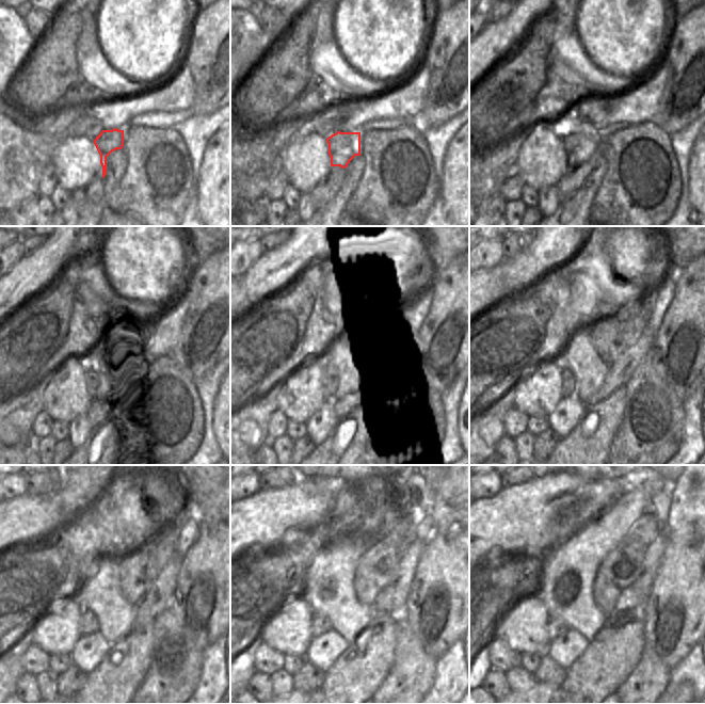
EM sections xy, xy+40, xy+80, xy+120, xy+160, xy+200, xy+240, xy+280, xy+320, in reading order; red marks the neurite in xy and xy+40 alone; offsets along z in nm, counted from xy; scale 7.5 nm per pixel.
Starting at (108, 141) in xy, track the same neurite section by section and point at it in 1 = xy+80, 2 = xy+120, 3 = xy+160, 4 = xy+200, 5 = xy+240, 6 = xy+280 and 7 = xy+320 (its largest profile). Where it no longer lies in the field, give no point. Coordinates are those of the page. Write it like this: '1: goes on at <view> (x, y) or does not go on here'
1: goes on at xy+80 (579, 148)
2: goes on at xy+120 (97, 387)
3: goes on at xy+160 (329, 373)
4: goes on at xy+200 (567, 378)
5: goes on at xy+240 (87, 622)
6: goes on at xy+280 (320, 624)
7: goes on at xy+320 (557, 626)

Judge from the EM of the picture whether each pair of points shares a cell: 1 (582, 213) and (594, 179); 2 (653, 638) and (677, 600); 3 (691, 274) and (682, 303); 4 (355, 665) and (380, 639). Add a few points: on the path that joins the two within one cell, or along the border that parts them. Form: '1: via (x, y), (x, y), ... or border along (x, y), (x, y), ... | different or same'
1: via (582, 205), (582, 198), (589, 188) | same
2: via (662, 628), (676, 614), (677, 609) | same
3: via (688, 282), (688, 296) | same
4: via (362, 659), (374, 645) | same

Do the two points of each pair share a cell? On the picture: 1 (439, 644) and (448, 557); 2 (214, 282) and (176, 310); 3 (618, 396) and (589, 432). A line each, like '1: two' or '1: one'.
1: one
2: two
3: one

